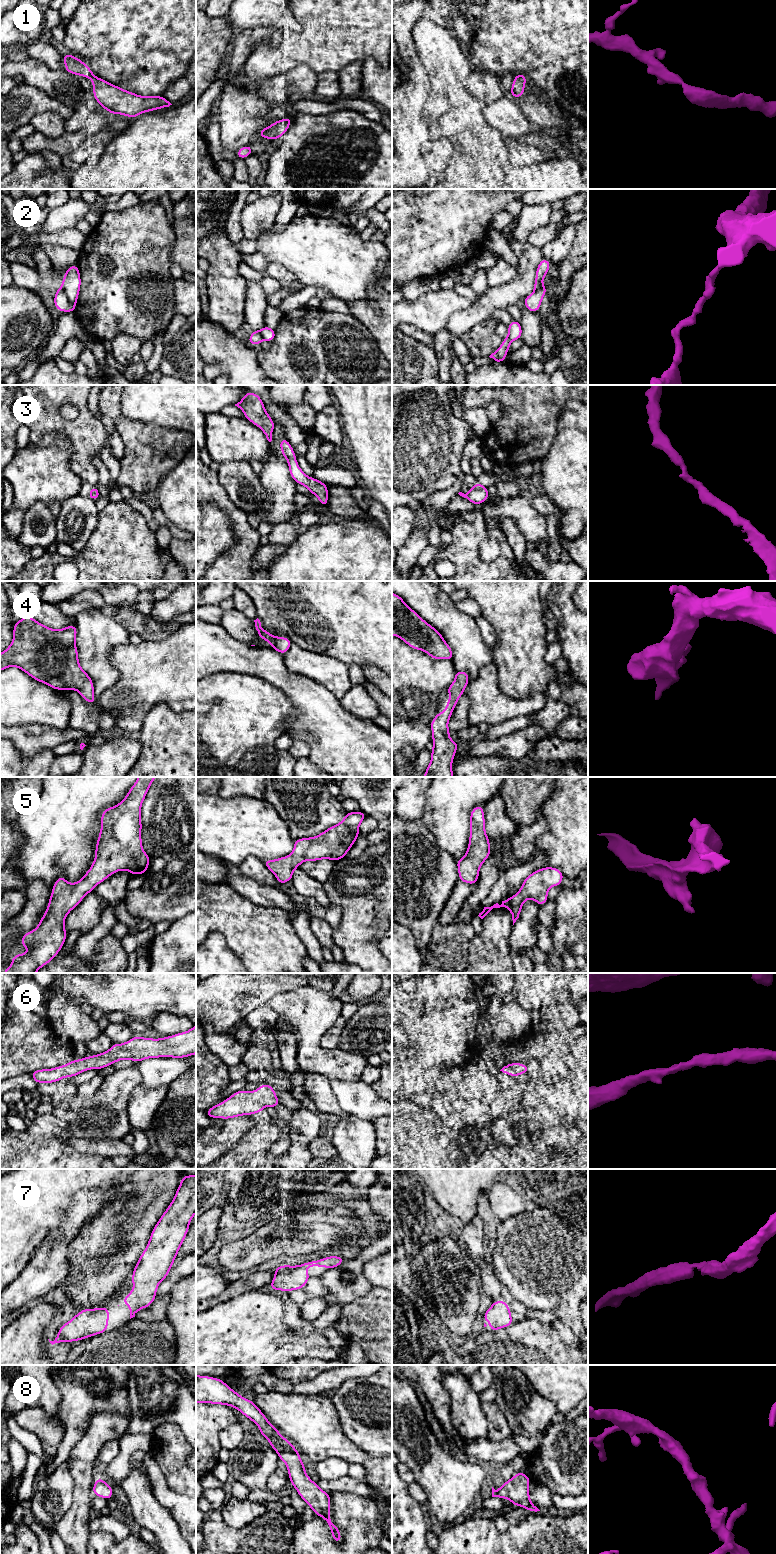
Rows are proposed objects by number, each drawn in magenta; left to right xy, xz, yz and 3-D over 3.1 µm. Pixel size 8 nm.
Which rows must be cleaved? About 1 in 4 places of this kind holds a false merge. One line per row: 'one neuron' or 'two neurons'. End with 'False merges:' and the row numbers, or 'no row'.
1: one neuron
2: two neurons
3: one neuron
4: one neuron
5: one neuron
6: one neuron
7: one neuron
8: one neuron
False merges: 2

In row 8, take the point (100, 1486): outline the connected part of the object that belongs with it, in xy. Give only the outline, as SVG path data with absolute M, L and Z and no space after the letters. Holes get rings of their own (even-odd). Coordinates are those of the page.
M99 1476L97 1480L95 1481L92 1491L94 1496L98 1496L106 1500L110 1500L114 1493L112 1487L109 1484L107 1484L101 1478L101 1476Z

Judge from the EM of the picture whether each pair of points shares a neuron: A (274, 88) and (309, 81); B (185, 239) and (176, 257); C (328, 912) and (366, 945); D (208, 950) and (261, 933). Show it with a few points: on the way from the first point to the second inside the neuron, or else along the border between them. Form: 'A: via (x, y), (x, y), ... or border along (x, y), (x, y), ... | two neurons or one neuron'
A: via (283, 87), (289, 82), (300, 81) | one neuron
B: via (185, 243), (185, 248), (180, 253) | one neuron
C: border along (331, 902), (342, 912), (342, 919), (335, 929) | two neurons
D: border along (206, 936), (219, 932), (242, 961) | two neurons

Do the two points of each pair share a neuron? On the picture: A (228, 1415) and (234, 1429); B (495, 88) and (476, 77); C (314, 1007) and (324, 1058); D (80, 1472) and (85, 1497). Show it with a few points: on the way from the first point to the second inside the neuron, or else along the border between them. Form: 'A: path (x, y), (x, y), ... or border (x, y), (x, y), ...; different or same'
A: border (237, 1421), (228, 1425), (220, 1432), (219, 1443); different
B: path (490, 88), (481, 80); same
C: path (313, 1020), (313, 1045); same
D: path (83, 1478), (83, 1491); same

